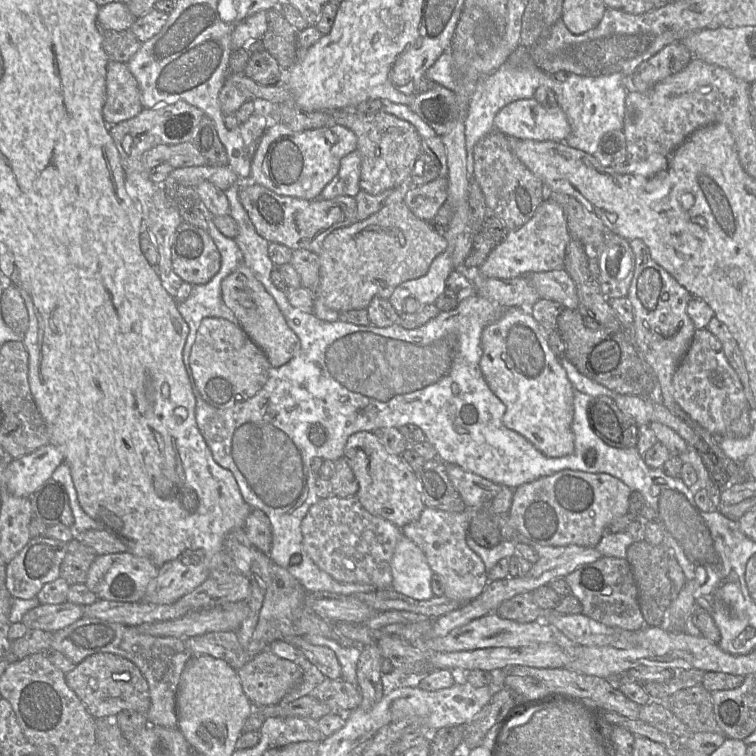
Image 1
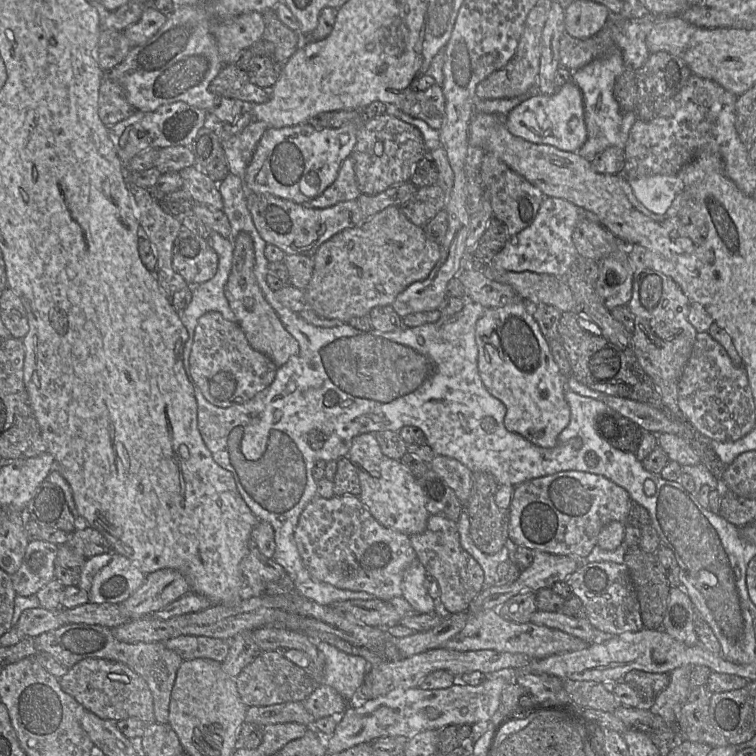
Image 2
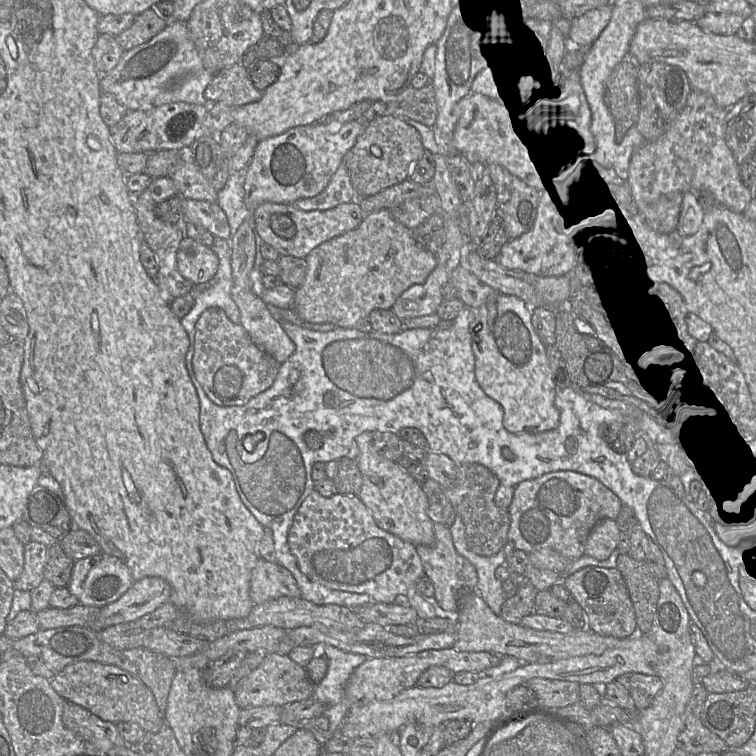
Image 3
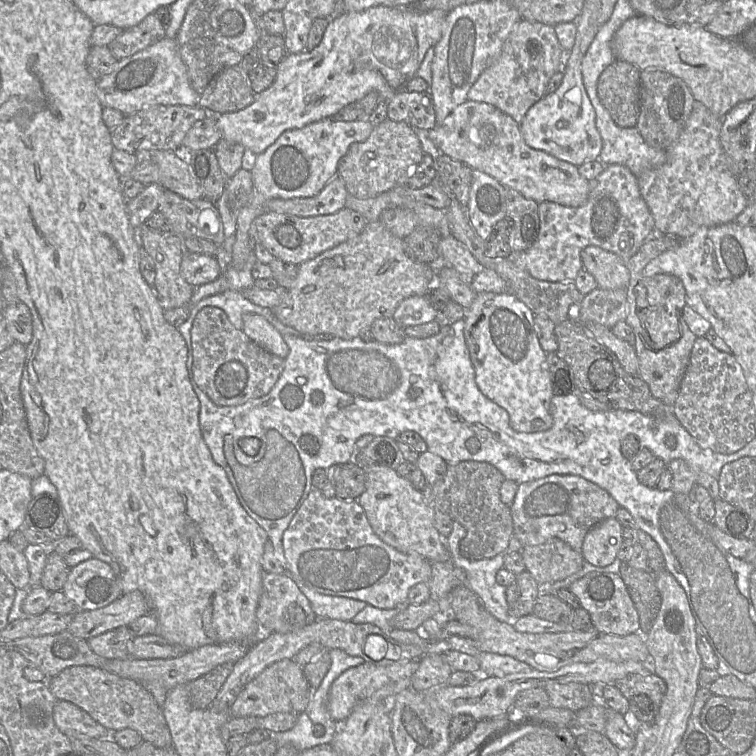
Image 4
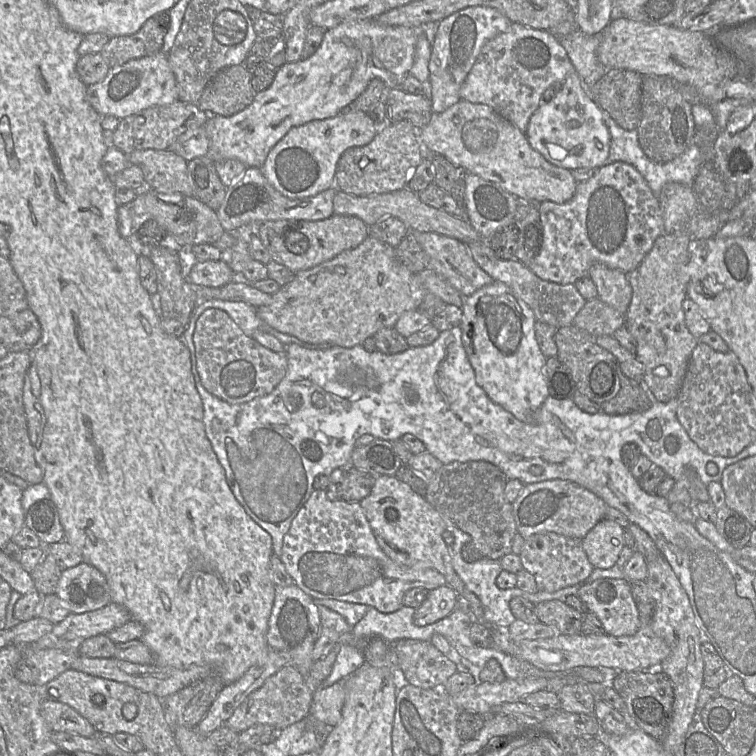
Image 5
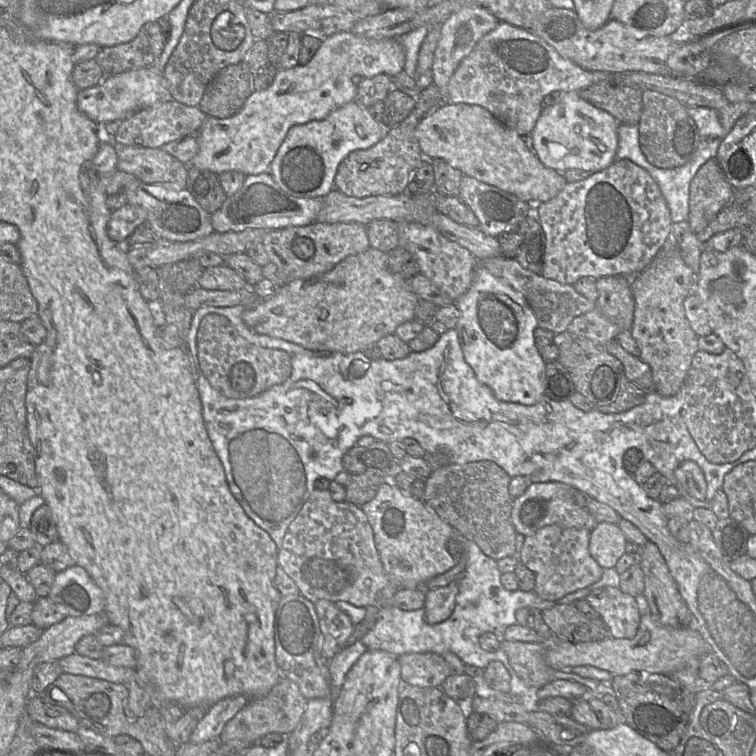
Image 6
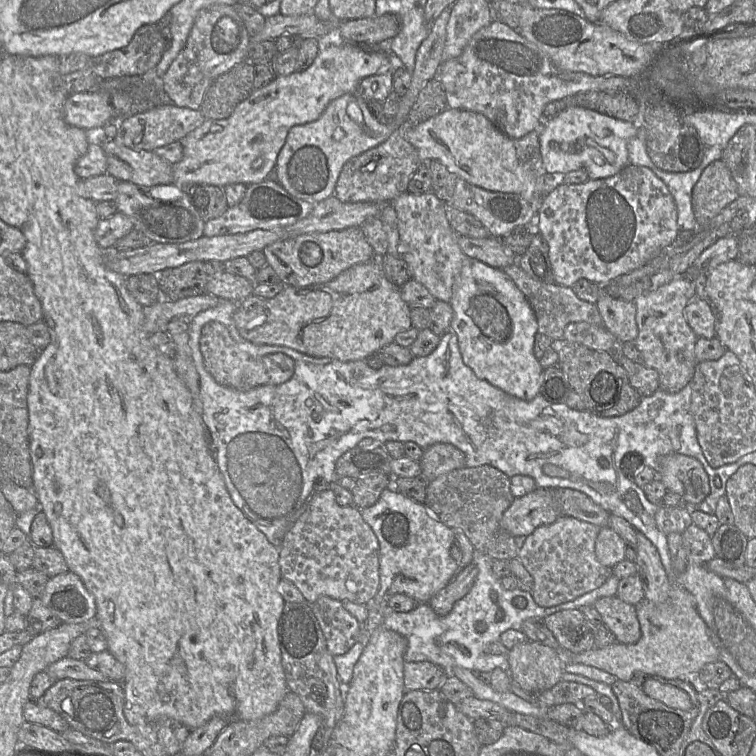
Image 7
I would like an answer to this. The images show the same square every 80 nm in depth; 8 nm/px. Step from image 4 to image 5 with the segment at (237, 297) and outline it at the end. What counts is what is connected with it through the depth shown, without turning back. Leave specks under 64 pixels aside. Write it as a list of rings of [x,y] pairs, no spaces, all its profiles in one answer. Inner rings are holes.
[[[207,300],[199,301],[193,309],[189,322],[182,334],[181,340],[186,344],[191,354],[191,372],[194,377],[194,370],[196,370],[196,362],[192,349],[195,349],[193,342],[193,333],[195,330],[195,324],[198,317],[208,308],[218,308],[225,311],[231,319],[239,326],[239,328],[248,337],[252,337],[255,331],[264,331],[274,335],[285,346],[296,343],[306,348],[323,348],[330,346],[314,346],[313,344],[303,342],[298,338],[279,332],[269,325],[267,325],[262,319],[260,319],[256,312],[256,307],[241,301],[227,301],[227,300]]]

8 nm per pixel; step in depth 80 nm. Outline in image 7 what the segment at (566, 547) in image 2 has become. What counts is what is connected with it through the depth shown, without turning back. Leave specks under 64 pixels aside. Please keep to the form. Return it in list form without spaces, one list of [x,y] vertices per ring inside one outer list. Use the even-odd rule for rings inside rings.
[[[536,487],[513,500],[504,512],[500,525],[514,537],[527,537],[537,527],[551,524],[559,517],[551,498],[551,489]]]

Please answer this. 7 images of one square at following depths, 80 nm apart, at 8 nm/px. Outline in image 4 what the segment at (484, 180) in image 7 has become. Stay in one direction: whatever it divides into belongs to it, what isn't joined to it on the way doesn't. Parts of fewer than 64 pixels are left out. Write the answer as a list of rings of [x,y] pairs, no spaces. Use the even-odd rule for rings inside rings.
[[[466,100],[457,106],[442,124],[429,130],[429,137],[441,153],[468,165],[471,169],[489,174],[502,186],[512,188],[538,204],[550,201],[575,208],[585,204],[588,199],[591,183],[580,175],[577,166],[528,146],[519,124],[511,116],[488,103]]]

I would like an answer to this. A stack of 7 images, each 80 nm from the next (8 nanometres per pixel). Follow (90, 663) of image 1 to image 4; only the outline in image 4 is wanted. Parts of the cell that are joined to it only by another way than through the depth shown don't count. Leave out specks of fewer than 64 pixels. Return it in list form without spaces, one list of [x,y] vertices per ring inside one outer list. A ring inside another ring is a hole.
[[[88,665],[66,668],[46,682],[57,700],[78,706],[111,733],[129,728],[137,731],[143,741],[150,742],[158,748],[173,747],[162,707],[156,703],[143,684],[120,677],[100,667]]]

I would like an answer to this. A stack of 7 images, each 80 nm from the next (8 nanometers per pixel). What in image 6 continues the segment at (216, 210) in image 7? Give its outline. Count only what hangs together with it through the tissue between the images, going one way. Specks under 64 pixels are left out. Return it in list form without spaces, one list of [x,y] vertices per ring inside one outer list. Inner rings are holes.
[[[188,167],[186,190],[209,214],[221,208],[227,195],[214,172]]]

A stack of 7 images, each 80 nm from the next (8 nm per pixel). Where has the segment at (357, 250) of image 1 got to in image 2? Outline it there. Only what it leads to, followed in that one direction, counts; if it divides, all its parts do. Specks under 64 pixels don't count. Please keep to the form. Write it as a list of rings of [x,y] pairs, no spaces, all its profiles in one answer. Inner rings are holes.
[[[388,206],[360,225],[345,229],[325,241],[313,256],[314,269],[304,290],[306,308],[326,319],[342,323],[356,317],[369,316],[375,306],[392,305],[395,298],[410,284],[425,280],[440,258],[440,244],[430,240],[422,227],[414,225],[398,206]]]

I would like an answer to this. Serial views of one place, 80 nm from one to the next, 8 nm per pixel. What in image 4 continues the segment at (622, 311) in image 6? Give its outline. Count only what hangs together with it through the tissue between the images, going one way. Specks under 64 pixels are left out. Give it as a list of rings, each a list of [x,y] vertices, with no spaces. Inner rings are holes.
[[[587,246],[581,252],[583,269],[597,281],[599,288],[614,290],[629,286],[630,274],[626,262],[615,253],[598,246]]]

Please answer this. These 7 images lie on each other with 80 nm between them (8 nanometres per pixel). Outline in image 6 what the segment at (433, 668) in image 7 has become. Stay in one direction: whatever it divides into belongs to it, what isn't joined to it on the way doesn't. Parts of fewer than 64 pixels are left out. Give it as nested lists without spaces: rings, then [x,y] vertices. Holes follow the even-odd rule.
[[[433,652],[403,654],[398,657],[398,661],[401,666],[402,682],[419,687],[441,687],[444,680],[453,673],[443,656]]]

